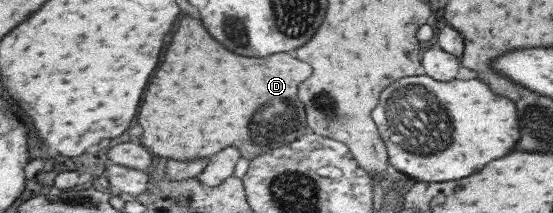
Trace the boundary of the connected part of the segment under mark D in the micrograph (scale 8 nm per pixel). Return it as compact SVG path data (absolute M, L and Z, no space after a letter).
M184 16L176 24L174 40L164 54L164 62L148 86L144 106L140 108L140 126L144 128L144 144L155 155L181 161L214 157L228 146L238 146L243 158L252 162L261 154L286 146L309 132L304 104L298 98L298 86L312 76L312 66L290 54L272 54L272 58L248 58L230 52L224 44L210 36L204 24Z

